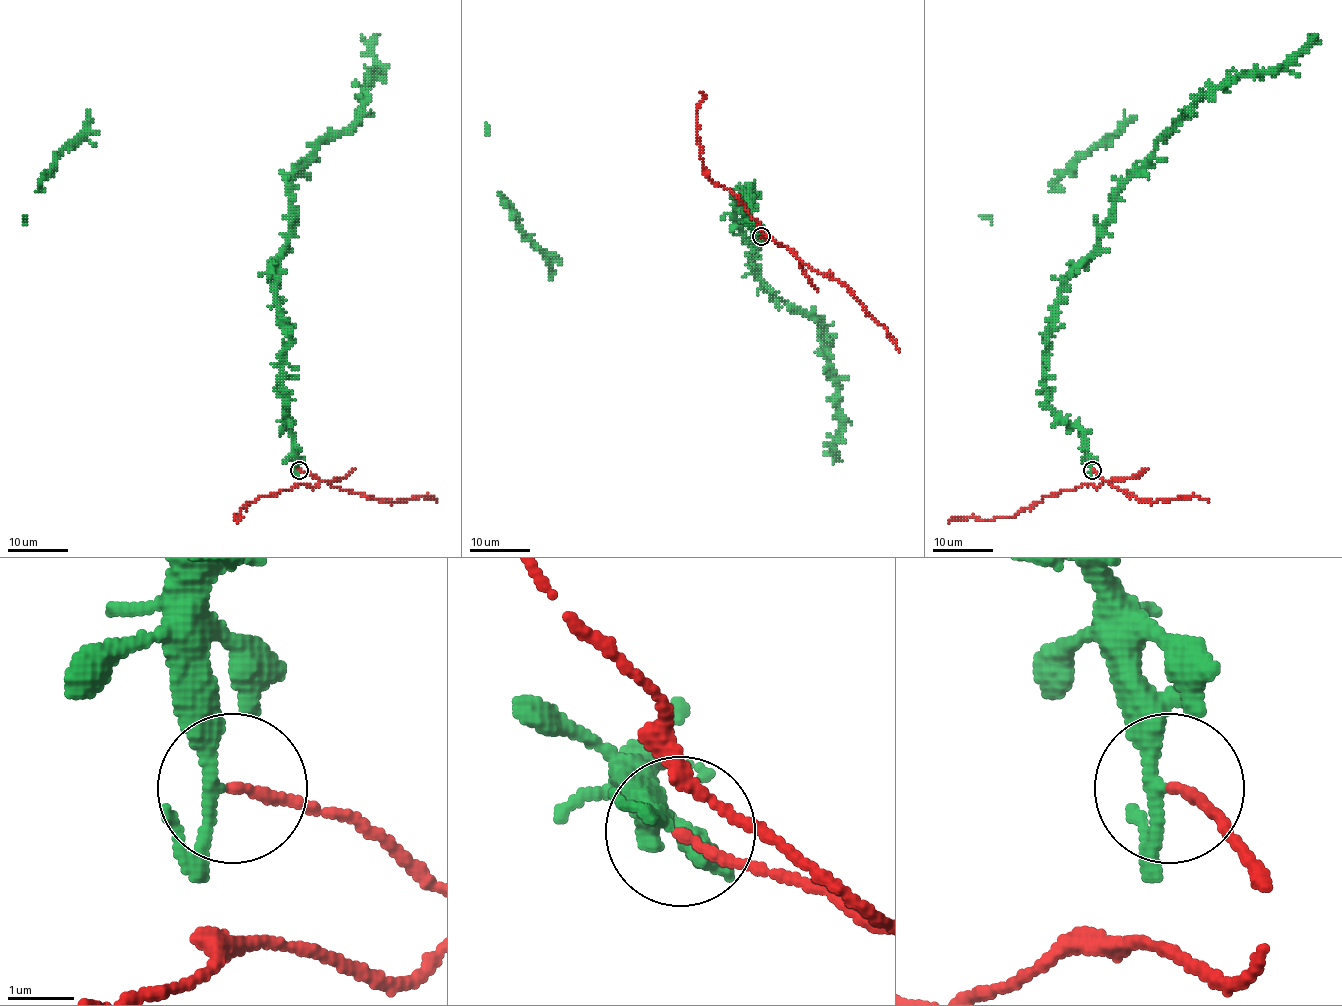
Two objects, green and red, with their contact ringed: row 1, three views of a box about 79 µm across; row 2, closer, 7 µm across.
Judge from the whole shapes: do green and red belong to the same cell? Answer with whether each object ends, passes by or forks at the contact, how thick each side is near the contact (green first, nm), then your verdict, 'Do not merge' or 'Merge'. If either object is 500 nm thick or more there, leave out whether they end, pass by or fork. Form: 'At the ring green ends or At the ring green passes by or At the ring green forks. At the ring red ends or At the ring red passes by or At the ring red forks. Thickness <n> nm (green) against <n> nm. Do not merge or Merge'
At the ring green passes by. At the ring red ends. Thickness 200 nm (green) against 150 nm. Do not merge

